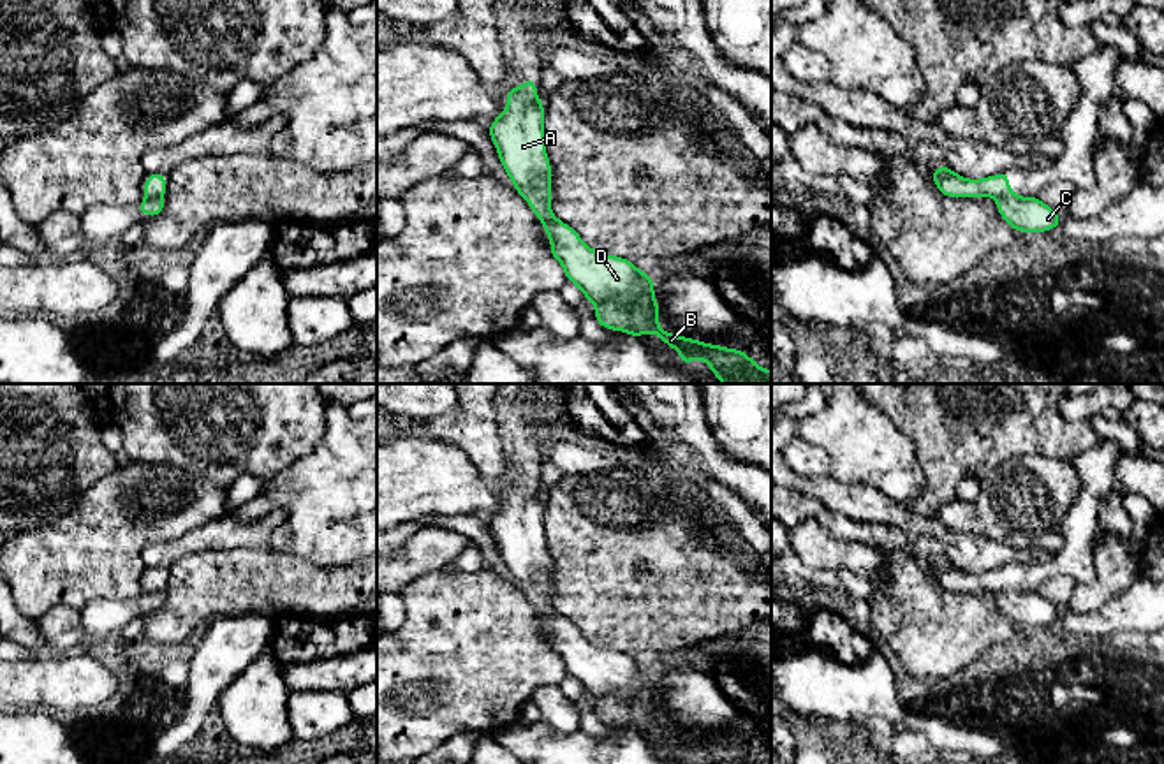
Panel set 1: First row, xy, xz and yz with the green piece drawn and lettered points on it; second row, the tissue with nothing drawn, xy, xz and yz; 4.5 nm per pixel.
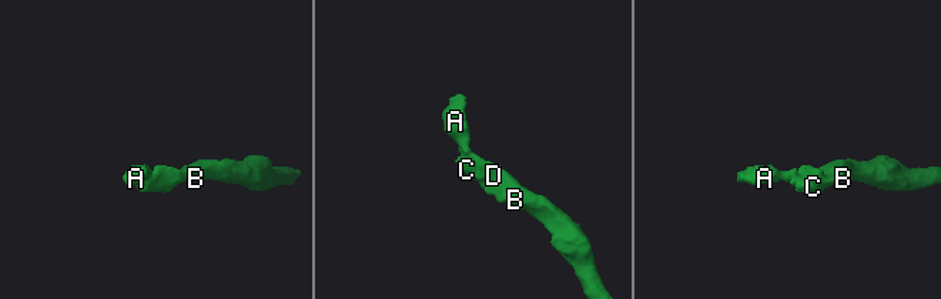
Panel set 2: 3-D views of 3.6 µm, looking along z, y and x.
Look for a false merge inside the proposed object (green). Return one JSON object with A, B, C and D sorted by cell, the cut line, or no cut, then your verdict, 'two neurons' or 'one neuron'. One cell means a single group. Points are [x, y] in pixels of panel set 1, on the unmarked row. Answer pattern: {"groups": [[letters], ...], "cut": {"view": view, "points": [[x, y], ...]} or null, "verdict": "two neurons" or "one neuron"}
{"groups": [["A"], ["B", "C", "D"]], "cut": {"view": "yz", "points": [[1015, 588], [1004, 588], [997, 594]]}, "verdict": "two neurons"}

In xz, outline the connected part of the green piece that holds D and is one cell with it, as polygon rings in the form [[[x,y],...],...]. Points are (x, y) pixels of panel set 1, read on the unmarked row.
[[[555,611],[548,616],[546,628],[549,650],[562,658],[567,676],[576,678],[583,692],[593,697],[595,715],[604,724],[637,732],[657,727],[660,738],[680,746],[683,760],[699,753],[710,764],[764,764],[743,745],[664,725],[659,720],[653,671],[637,664],[632,655],[592,644],[572,621]]]

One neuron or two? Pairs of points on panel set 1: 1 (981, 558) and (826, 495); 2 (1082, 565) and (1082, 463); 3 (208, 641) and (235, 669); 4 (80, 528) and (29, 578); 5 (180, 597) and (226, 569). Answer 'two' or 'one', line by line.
1: one
2: one
3: one
4: one
5: one

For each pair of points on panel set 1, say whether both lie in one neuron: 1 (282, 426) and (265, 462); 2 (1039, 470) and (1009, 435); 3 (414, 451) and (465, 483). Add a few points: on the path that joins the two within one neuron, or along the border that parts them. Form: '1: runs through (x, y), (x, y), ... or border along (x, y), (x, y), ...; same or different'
1: runs through (273, 435), (265, 444), (265, 453); same
2: border along (1068, 462), (1020, 455), (1006, 458), (990, 474); different
3: runs through (427, 463), (446, 483), (453, 483); same

